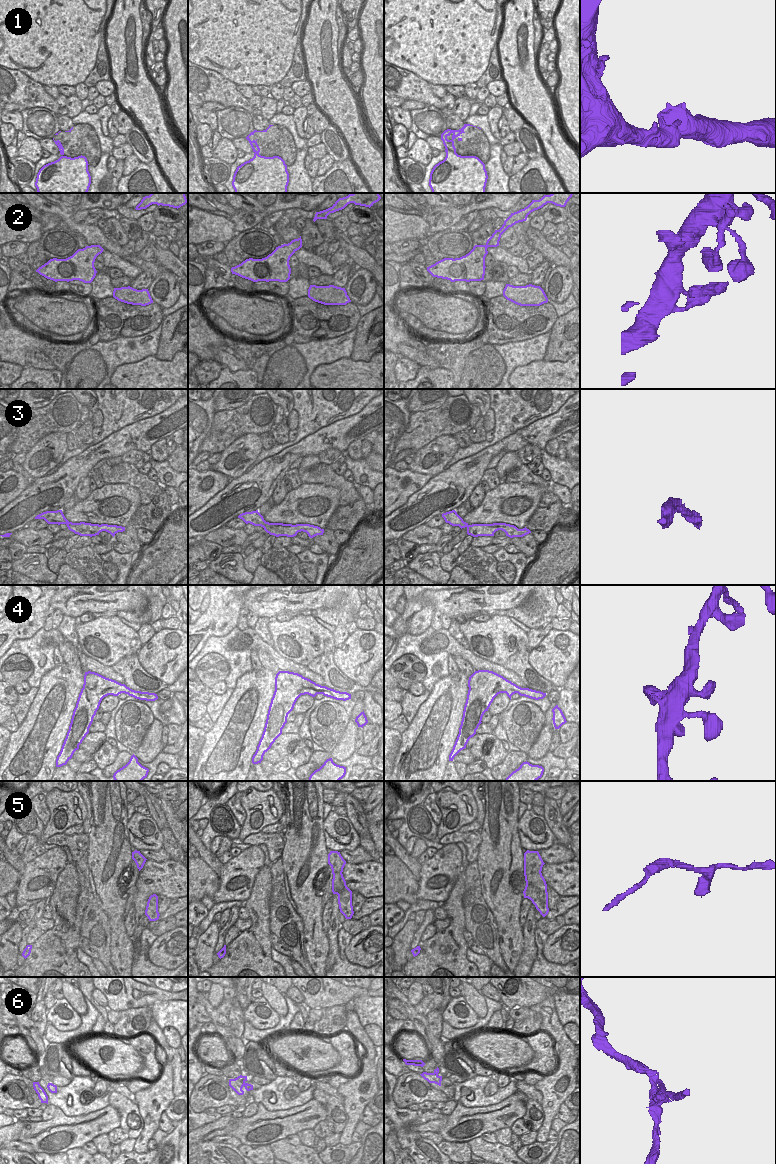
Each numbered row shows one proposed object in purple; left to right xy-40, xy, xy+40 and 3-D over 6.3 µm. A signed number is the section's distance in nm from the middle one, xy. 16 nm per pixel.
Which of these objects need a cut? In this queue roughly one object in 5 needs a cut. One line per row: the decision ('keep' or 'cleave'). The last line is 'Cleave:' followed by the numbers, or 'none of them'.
1: keep
2: keep
3: keep
4: keep
5: keep
6: cleave
Cleave: 6

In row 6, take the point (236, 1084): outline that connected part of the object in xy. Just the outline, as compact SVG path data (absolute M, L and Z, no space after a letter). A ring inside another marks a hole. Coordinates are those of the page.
M238 1076L235 1079L229 1080L229 1086L238 1094L243 1095L244 1091L242 1090L243 1086L246 1084L247 1076Z

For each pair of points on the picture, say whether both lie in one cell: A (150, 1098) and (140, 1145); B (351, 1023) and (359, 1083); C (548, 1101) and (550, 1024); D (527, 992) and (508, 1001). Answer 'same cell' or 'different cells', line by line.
A: same cell
B: same cell
C: same cell
D: same cell

